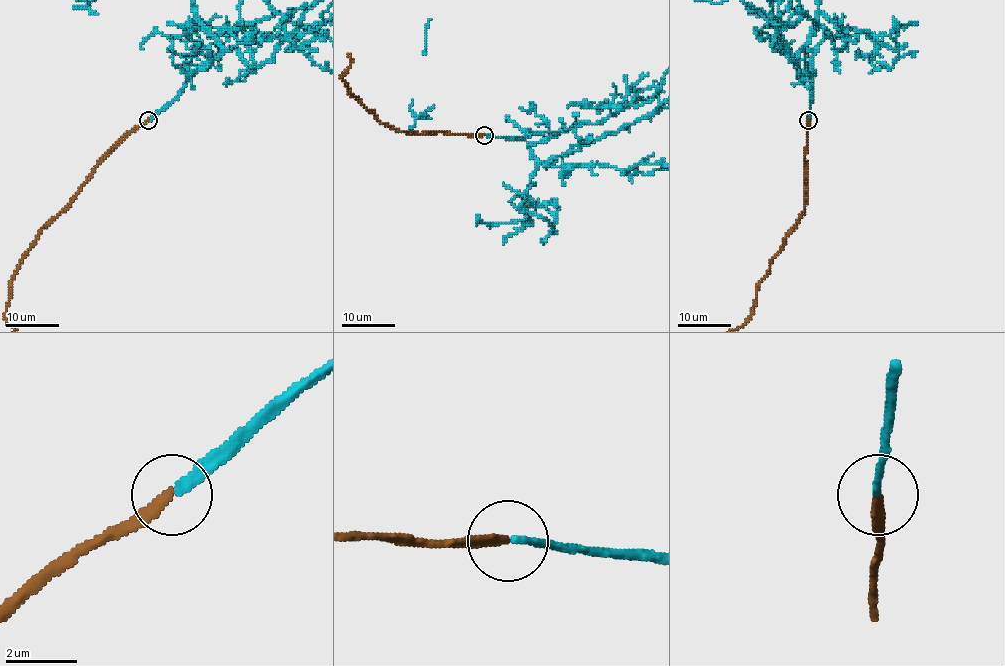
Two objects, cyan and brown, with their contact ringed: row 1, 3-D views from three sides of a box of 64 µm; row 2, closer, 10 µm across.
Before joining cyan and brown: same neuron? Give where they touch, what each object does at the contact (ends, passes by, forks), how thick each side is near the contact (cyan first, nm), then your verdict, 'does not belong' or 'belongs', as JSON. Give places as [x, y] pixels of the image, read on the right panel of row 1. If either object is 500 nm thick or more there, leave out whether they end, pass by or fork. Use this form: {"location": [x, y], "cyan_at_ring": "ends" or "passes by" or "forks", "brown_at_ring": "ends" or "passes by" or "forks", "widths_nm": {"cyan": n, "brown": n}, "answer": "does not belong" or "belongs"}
{"location": [808, 120], "cyan_at_ring": "ends", "brown_at_ring": "ends", "widths_nm": {"cyan": 220, "brown": 240}, "answer": "belongs"}

